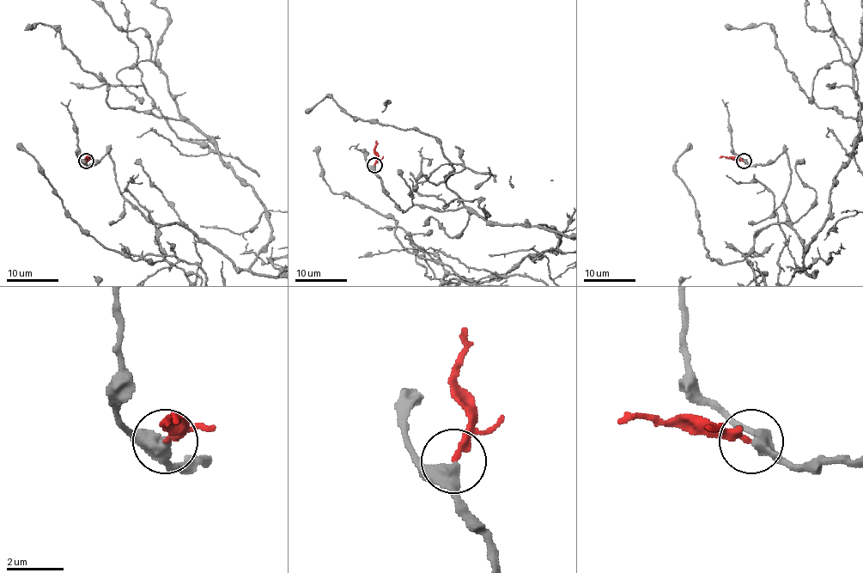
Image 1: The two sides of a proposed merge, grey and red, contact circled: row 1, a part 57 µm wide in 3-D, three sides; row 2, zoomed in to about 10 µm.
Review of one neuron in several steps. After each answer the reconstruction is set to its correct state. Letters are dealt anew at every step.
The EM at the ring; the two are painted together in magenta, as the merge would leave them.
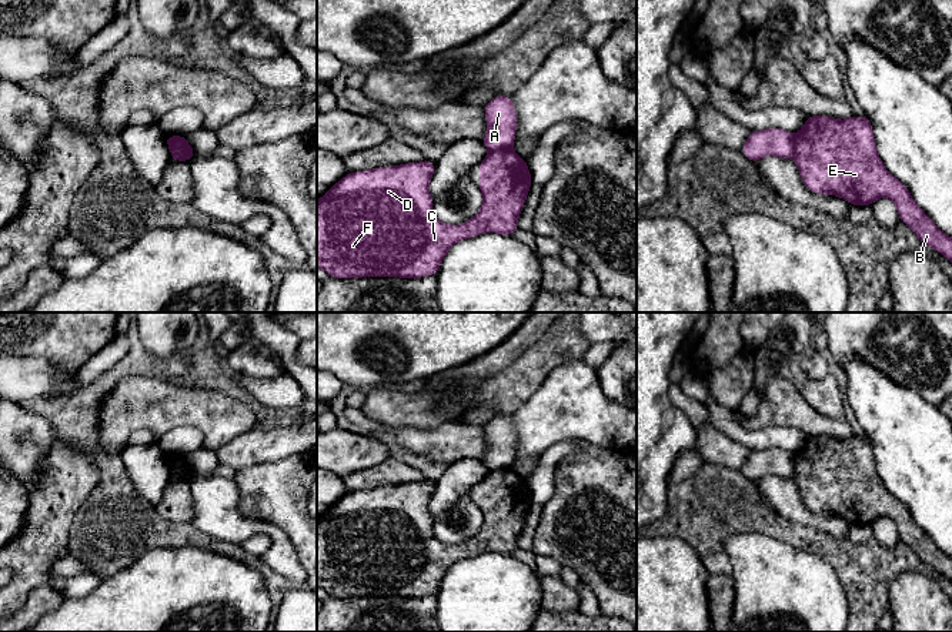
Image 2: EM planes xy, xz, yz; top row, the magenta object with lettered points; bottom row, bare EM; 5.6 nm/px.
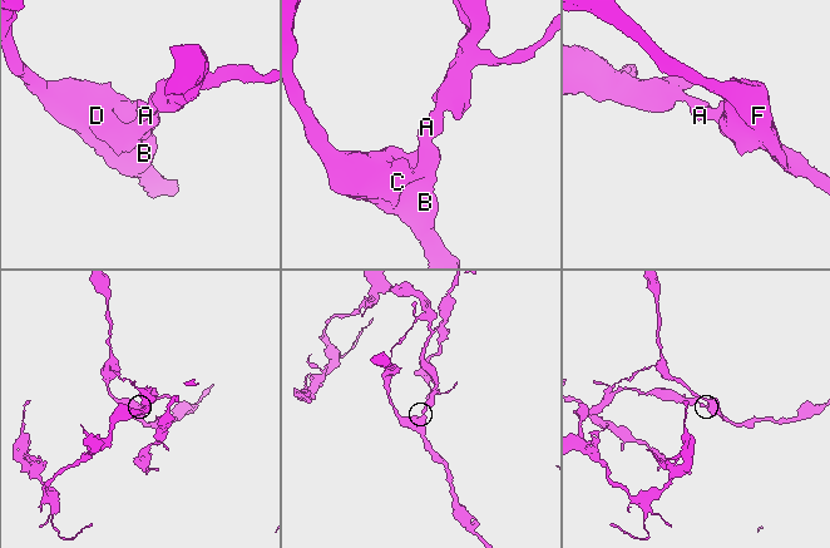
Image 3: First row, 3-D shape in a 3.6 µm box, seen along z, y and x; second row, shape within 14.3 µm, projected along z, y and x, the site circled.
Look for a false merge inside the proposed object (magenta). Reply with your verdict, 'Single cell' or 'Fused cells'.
Fused cells

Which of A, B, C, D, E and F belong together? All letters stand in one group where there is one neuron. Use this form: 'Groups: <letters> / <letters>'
Groups: A / B C D E F

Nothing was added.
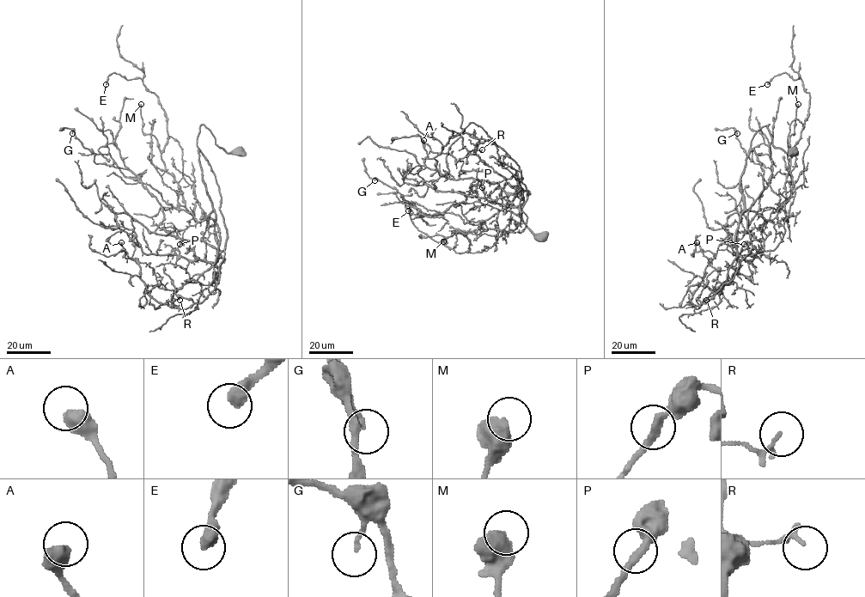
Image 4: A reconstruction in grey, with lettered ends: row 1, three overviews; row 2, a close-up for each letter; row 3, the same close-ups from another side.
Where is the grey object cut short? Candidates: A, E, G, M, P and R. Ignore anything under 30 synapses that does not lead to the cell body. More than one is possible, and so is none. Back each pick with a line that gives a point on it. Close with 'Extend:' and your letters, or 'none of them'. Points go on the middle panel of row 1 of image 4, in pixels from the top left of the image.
Extend: none of them

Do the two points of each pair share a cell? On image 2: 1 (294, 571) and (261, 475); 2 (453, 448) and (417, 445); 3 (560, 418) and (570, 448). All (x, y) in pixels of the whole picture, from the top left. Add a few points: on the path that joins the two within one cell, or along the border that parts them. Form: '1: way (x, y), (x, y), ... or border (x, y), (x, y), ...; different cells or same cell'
1: border (246, 517), (276, 524), (297, 554); different cells
2: way (444, 445), (426, 445); same cell
3: border (600, 445), (560, 441), (540, 458); different cells

